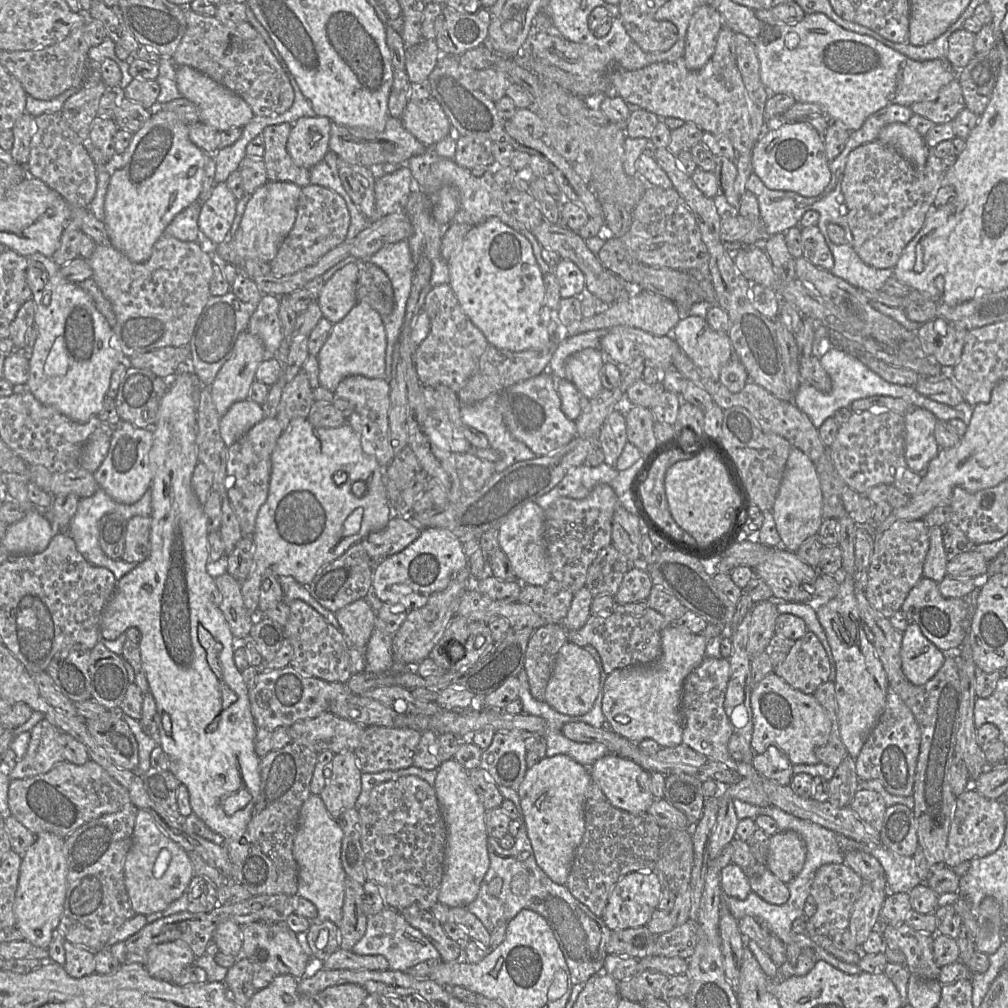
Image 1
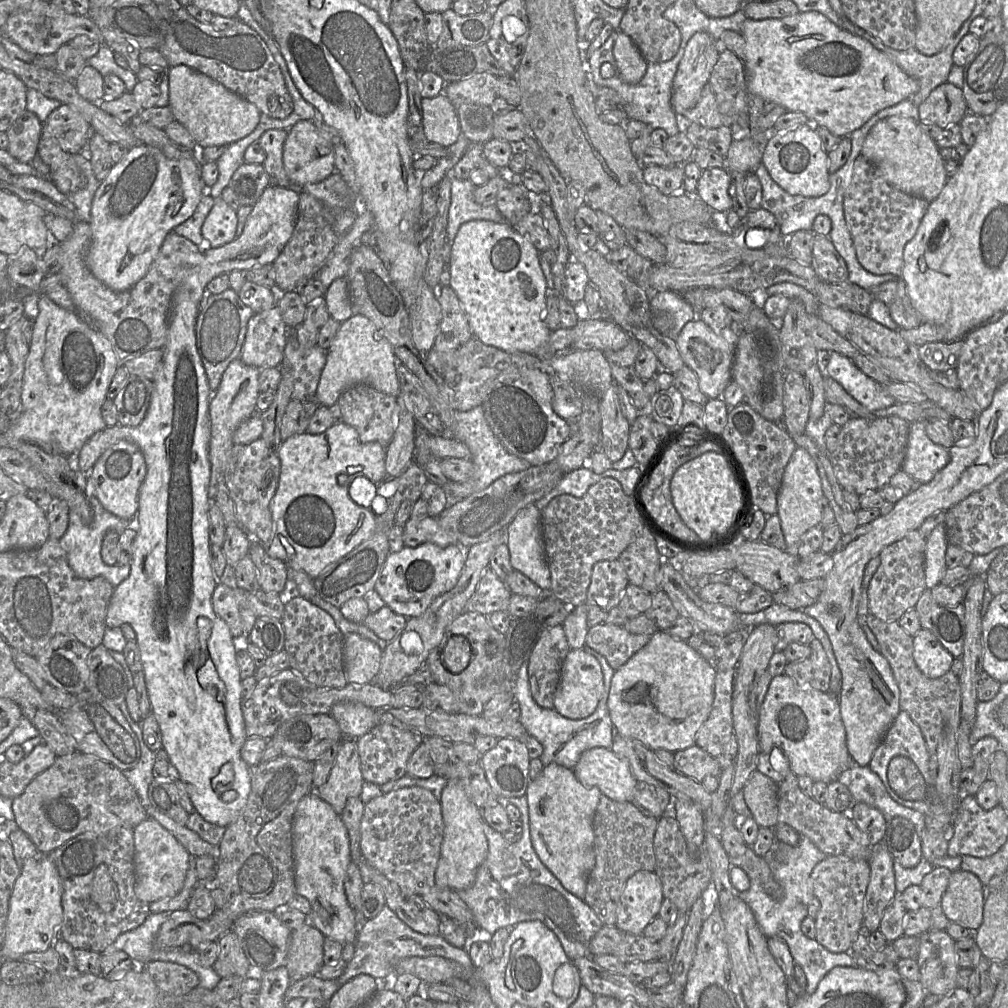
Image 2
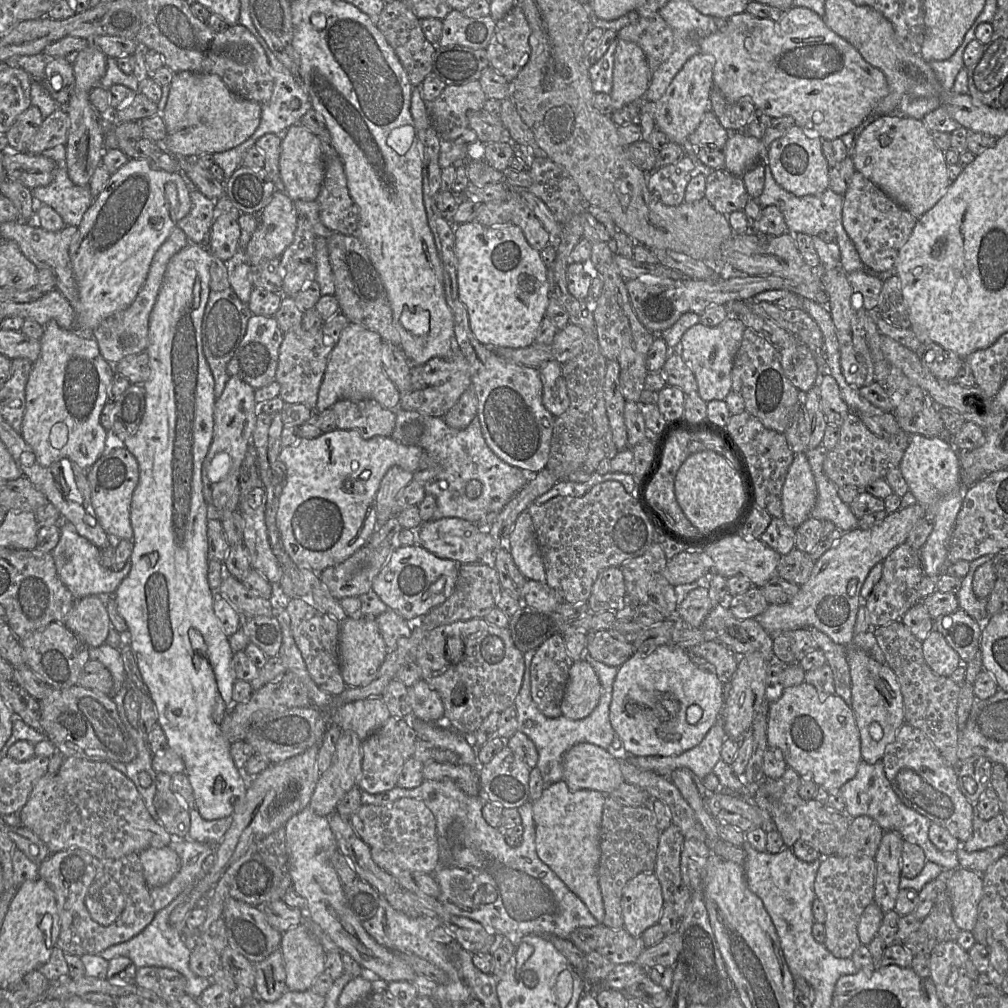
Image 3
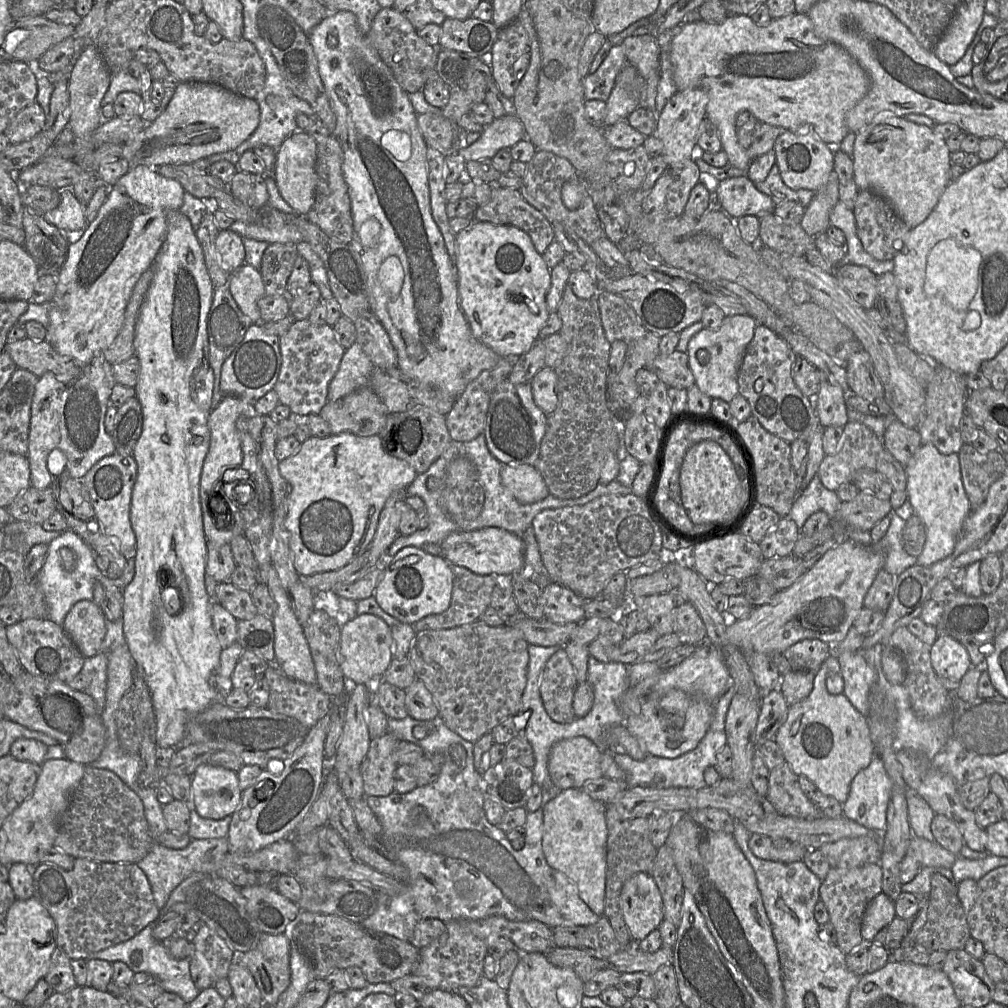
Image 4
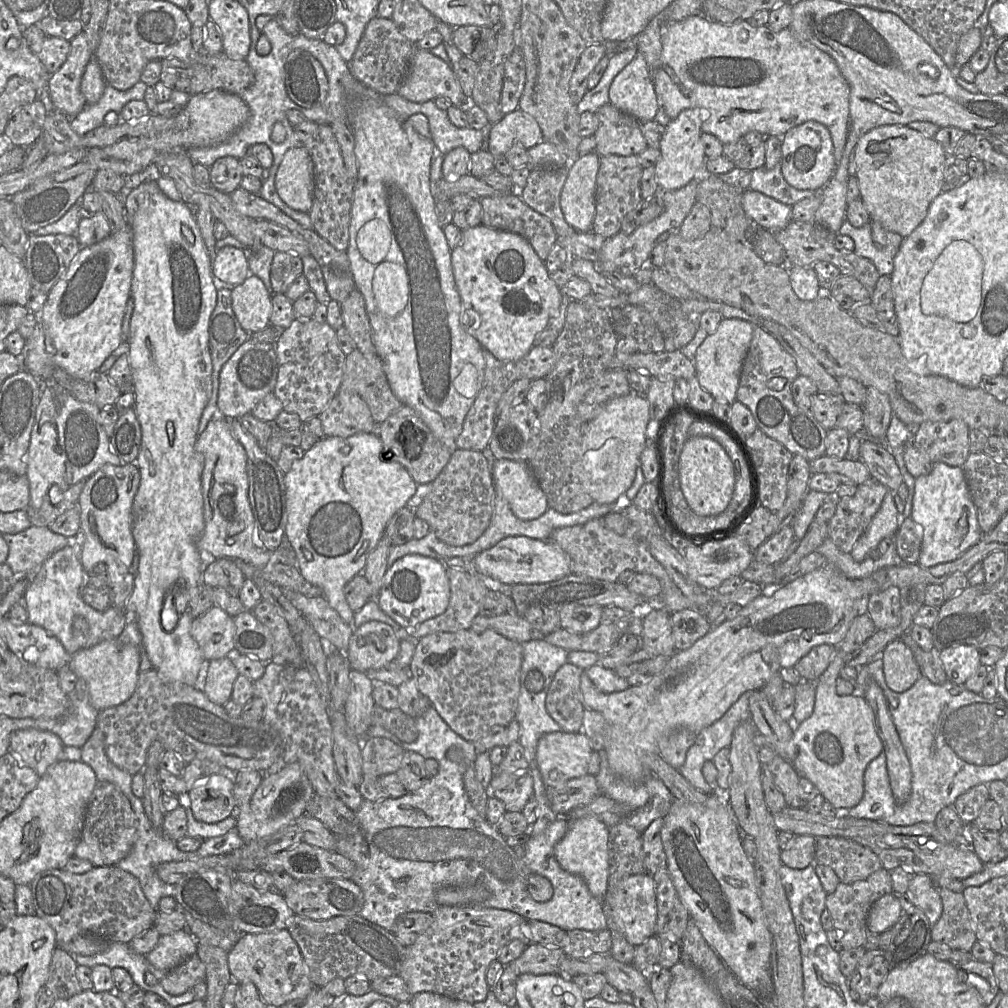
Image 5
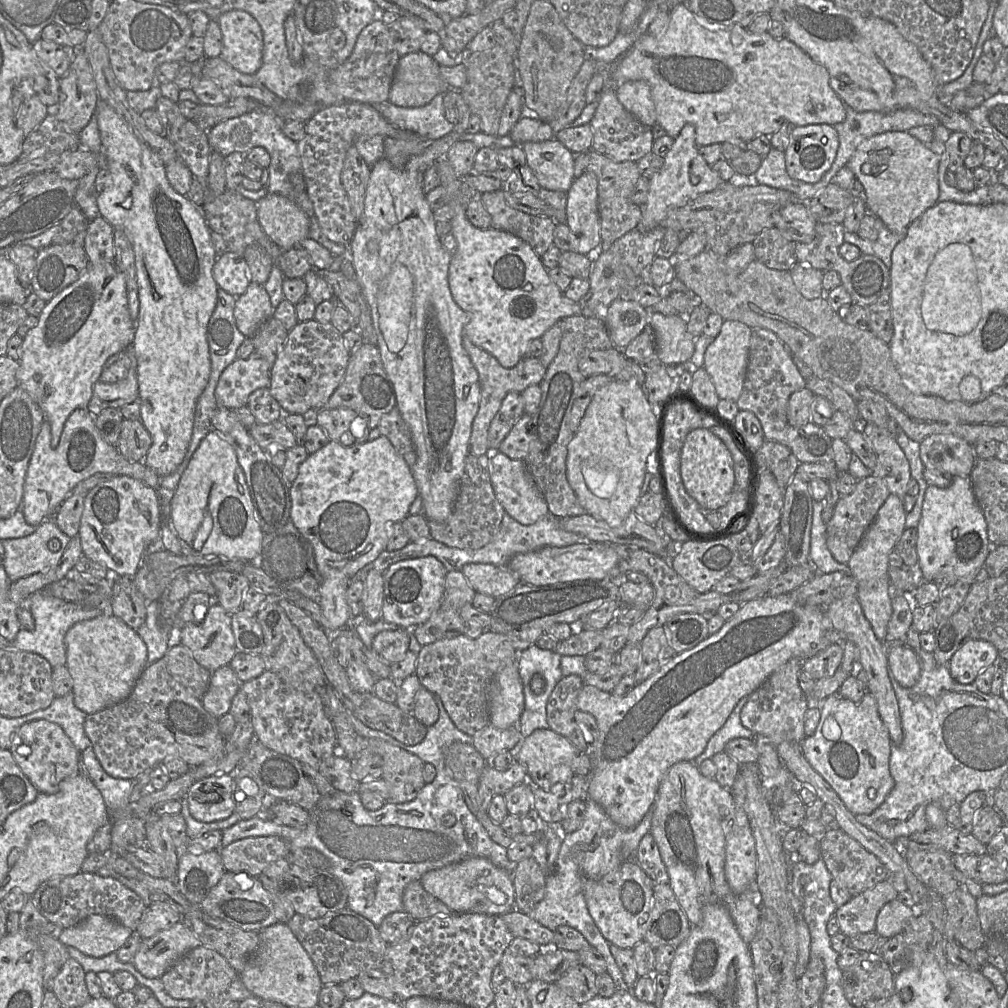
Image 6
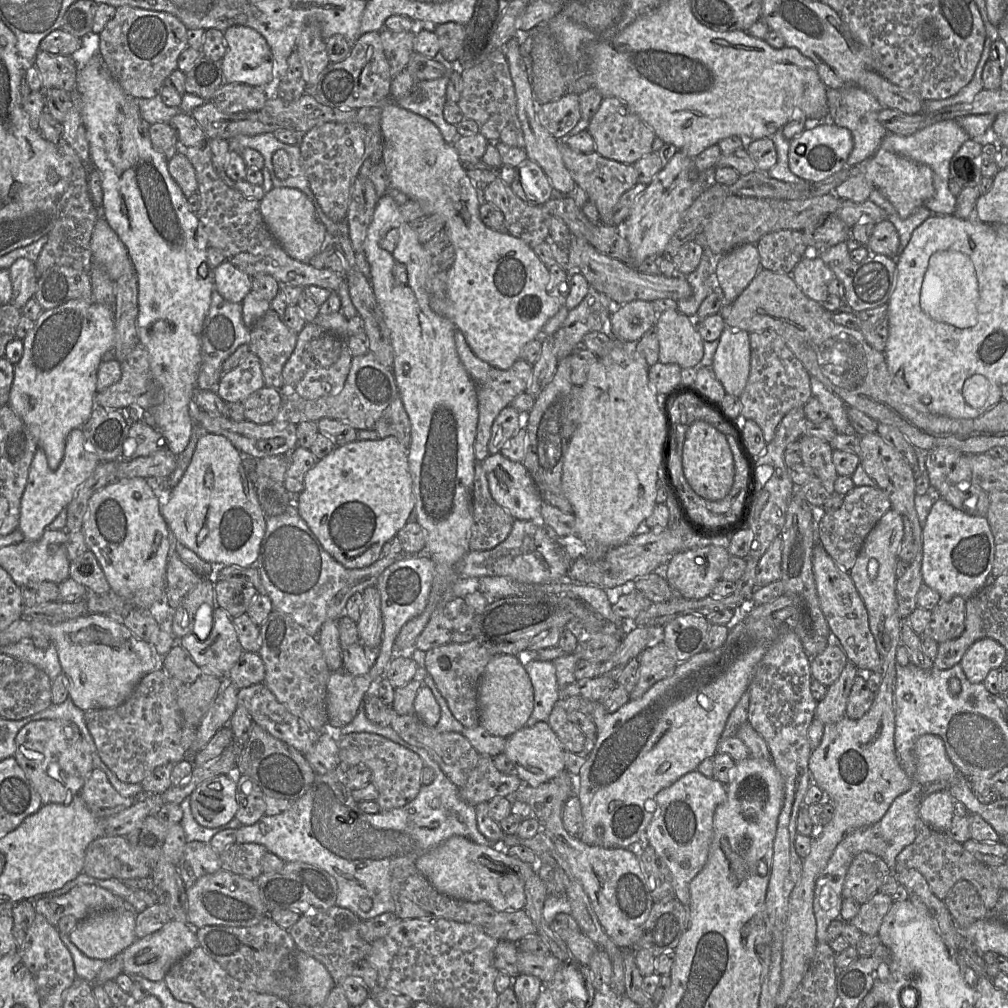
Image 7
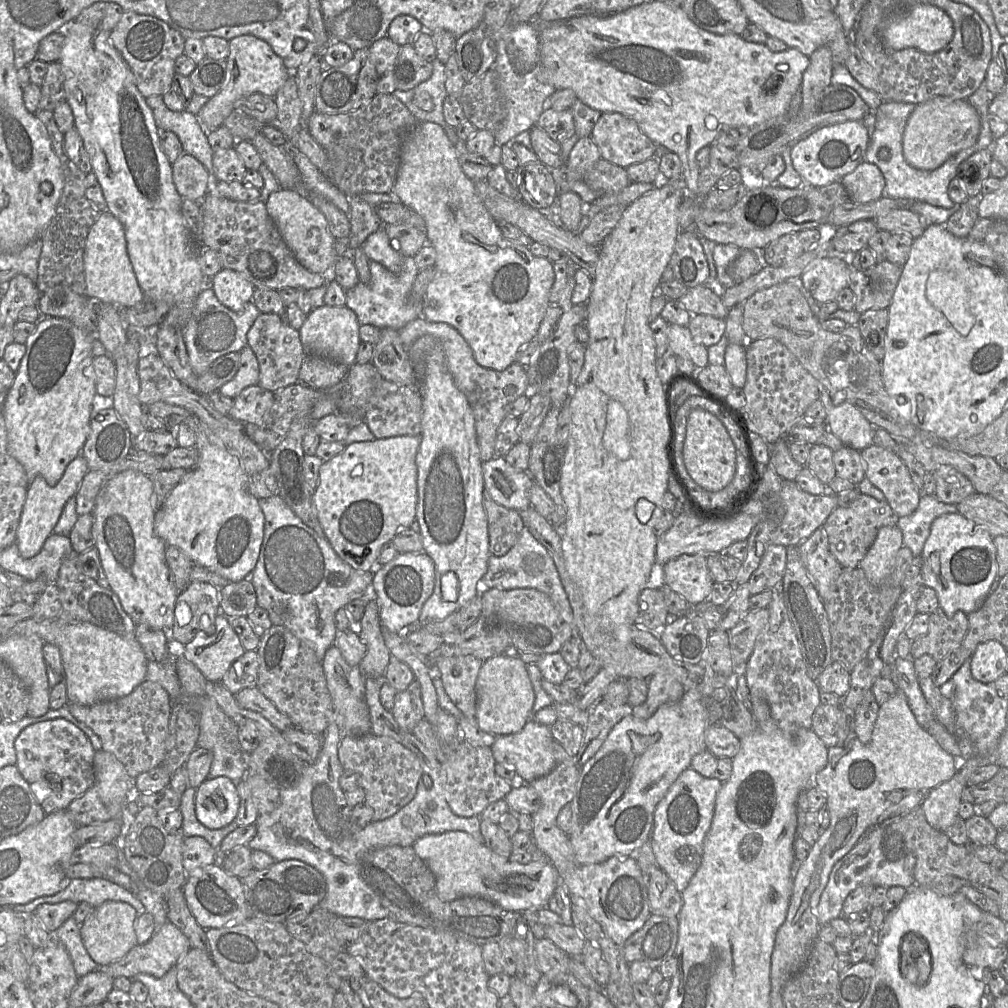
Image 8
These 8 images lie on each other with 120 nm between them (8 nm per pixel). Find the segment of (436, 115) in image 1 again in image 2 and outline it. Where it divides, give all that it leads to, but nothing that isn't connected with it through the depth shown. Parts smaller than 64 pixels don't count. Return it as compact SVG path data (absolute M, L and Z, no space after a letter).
M441 93L421 99L422 126L428 142L448 148L462 134L459 119L450 100Z

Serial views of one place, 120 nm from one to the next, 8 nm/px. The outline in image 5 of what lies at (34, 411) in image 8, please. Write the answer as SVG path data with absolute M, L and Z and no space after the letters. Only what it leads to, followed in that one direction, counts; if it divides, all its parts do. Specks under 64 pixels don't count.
M127 226L112 232L100 242L81 247L64 276L51 288L42 310L37 313L37 323L32 336L26 340L25 351L20 357L22 368L42 384L50 384L48 376L56 367L64 369L77 379L89 379L103 362L122 344L122 322L125 315L134 267L132 229Z

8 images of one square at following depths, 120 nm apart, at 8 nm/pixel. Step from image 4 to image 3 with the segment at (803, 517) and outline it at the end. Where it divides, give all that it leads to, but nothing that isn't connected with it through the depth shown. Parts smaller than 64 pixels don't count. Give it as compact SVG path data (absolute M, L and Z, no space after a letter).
M822 444L806 451L817 488L817 499L810 517L831 521L841 532L848 532L859 528L859 519L852 513L850 505L840 499L838 487L824 473L827 452Z

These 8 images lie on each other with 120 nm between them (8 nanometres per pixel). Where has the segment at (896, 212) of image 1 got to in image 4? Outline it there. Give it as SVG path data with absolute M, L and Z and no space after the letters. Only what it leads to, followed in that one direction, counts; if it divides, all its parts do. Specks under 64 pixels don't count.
M859 190L853 214L857 236L865 251L879 261L892 260L903 247L911 228L894 212L885 199L869 190Z

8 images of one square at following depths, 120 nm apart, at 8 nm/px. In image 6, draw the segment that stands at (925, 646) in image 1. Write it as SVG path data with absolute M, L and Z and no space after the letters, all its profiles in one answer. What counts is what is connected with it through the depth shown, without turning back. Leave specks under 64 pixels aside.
M969 640L948 662L951 677L960 684L972 684L978 674L993 665L999 655L995 646L986 640Z

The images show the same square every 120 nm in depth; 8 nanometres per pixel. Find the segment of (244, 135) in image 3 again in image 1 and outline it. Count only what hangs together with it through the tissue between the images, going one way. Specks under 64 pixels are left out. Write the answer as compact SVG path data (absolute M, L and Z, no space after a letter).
M177 66L176 83L182 97L196 105L199 113L198 122L205 123L219 132L232 127L244 128L254 116L251 107L242 97L190 66Z

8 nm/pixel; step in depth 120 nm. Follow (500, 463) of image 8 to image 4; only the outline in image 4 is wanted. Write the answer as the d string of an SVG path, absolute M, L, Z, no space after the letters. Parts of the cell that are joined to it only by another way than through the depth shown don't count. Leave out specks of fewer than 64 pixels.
M503 464L503 486L522 504L539 502L550 493L540 472L529 464Z

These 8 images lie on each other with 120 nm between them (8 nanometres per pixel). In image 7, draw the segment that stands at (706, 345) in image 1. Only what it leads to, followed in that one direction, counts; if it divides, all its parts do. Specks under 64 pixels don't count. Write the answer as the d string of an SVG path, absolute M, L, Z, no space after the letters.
M726 327L713 357L711 369L726 394L739 397L750 372L749 334Z

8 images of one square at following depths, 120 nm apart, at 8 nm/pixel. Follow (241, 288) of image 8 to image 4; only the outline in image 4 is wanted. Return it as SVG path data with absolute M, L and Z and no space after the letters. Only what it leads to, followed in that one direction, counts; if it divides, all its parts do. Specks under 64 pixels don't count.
M230 229L218 232L216 250L220 265L229 278L245 263L243 237Z

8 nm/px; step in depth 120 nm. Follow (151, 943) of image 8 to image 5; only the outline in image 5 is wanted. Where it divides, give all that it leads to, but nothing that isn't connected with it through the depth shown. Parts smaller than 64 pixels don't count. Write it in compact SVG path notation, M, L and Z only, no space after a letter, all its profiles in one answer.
M182 929L160 936L157 945L146 958L155 968L170 971L195 954L197 944L192 934Z

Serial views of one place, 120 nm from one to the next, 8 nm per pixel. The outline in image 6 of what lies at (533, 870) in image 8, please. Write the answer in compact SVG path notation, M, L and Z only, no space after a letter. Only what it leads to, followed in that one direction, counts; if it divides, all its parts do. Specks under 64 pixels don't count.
M470 857L461 862L428 871L421 877L420 882L428 893L441 900L454 913L503 915L515 909L512 873L496 867L484 857Z

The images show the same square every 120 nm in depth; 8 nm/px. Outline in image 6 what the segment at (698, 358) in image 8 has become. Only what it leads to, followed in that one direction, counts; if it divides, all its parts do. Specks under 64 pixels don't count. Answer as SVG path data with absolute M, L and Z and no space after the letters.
M651 312L649 324L654 332L655 356L665 366L684 366L690 362L695 339L687 331L685 316L666 316Z

